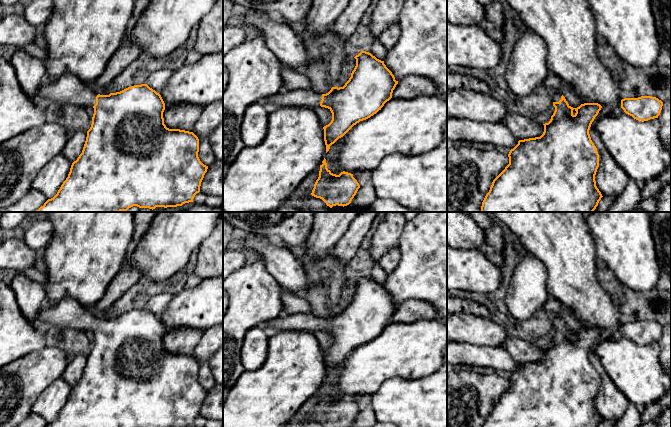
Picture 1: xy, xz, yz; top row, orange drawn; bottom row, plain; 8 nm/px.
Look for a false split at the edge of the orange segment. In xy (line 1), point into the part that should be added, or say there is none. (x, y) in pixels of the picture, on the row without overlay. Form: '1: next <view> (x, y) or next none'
1: next xy (68, 312)

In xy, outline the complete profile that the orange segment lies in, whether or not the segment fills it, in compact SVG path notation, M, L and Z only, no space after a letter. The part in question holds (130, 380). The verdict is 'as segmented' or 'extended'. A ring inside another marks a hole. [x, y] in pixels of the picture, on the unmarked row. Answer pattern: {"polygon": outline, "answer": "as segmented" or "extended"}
{"polygon": "M65 297L55 305L46 302L37 321L58 328L70 327L94 332L82 377L72 387L68 401L57 418L45 427L189 427L200 416L208 390L198 381L199 363L193 356L166 351L163 342L165 327L161 319L147 308L134 309L109 319L97 319L89 308Z", "answer": "extended"}

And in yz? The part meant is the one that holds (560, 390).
{"polygon": "M558 315L553 316L553 330L555 335L548 347L544 349L544 356L540 361L519 364L518 368L510 374L509 388L505 393L493 404L489 416L486 418L482 427L599 427L603 421L596 410L595 399L599 391L599 378L597 372L591 364L589 354L595 341L598 339L602 330L598 327L584 327L577 332L571 331L565 321Z", "answer": "extended"}

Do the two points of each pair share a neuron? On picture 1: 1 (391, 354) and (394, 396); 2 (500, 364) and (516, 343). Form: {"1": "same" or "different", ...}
{"1": "different", "2": "different"}

